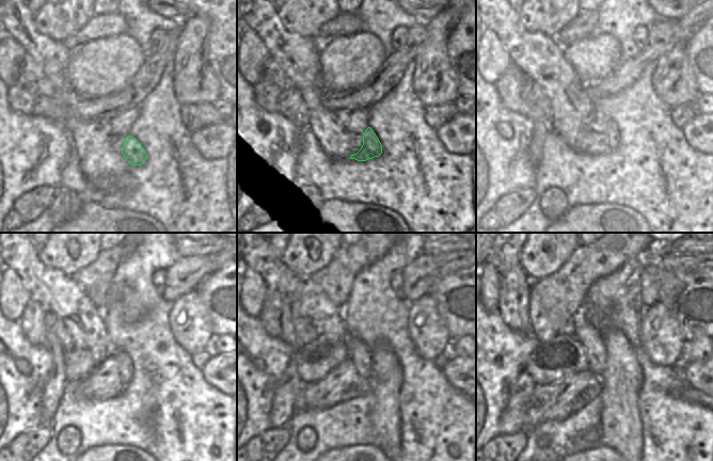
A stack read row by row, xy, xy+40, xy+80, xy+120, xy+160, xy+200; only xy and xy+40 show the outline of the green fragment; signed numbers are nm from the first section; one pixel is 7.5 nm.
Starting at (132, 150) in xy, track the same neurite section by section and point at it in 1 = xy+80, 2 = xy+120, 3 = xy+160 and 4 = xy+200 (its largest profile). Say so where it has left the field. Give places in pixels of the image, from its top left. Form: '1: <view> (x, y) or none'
1: xy+80 (612, 133)
2: xy+120 (124, 362)
3: xy+160 (359, 353)
4: xy+200 (590, 337)

